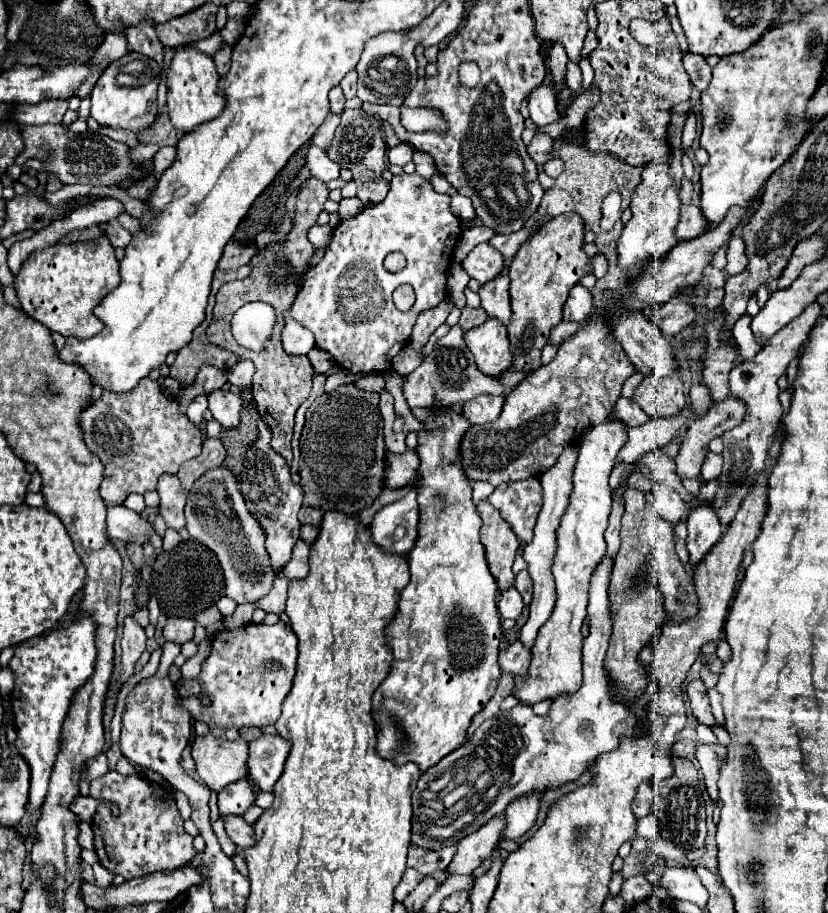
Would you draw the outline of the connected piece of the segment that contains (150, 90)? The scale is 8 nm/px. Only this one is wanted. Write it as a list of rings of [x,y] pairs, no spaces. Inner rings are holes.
[[[128,52],[120,60],[114,60],[98,78],[94,90],[92,90],[92,110],[90,116],[110,128],[120,128],[126,132],[142,132],[150,128],[156,120],[158,102],[156,102],[156,90],[160,80],[160,68],[156,60],[138,54]]]

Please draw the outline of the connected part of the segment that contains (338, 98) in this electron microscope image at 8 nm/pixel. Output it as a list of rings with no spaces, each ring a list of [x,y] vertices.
[[[334,86],[334,88],[330,90],[330,110],[340,114],[340,112],[344,110],[344,102],[346,102],[346,98],[344,98],[344,94],[342,94],[342,88],[340,88],[340,86]]]

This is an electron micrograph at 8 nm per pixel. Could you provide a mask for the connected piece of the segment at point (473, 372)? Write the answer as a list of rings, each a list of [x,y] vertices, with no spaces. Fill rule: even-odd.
[[[456,324],[452,330],[440,338],[432,350],[432,354],[418,366],[412,374],[408,374],[408,380],[404,384],[404,396],[408,400],[410,408],[432,408],[434,404],[440,406],[452,406],[452,404],[464,404],[478,394],[496,394],[506,396],[526,374],[502,374],[500,378],[482,374],[482,370],[476,366],[472,352],[468,350],[464,342],[464,332]]]

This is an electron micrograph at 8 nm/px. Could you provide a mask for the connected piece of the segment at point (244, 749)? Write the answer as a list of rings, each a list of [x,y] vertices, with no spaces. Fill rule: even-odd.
[[[212,734],[204,738],[196,736],[192,744],[192,758],[196,762],[198,776],[216,794],[228,784],[248,776],[248,742],[242,738],[228,742],[224,738],[214,738]]]

